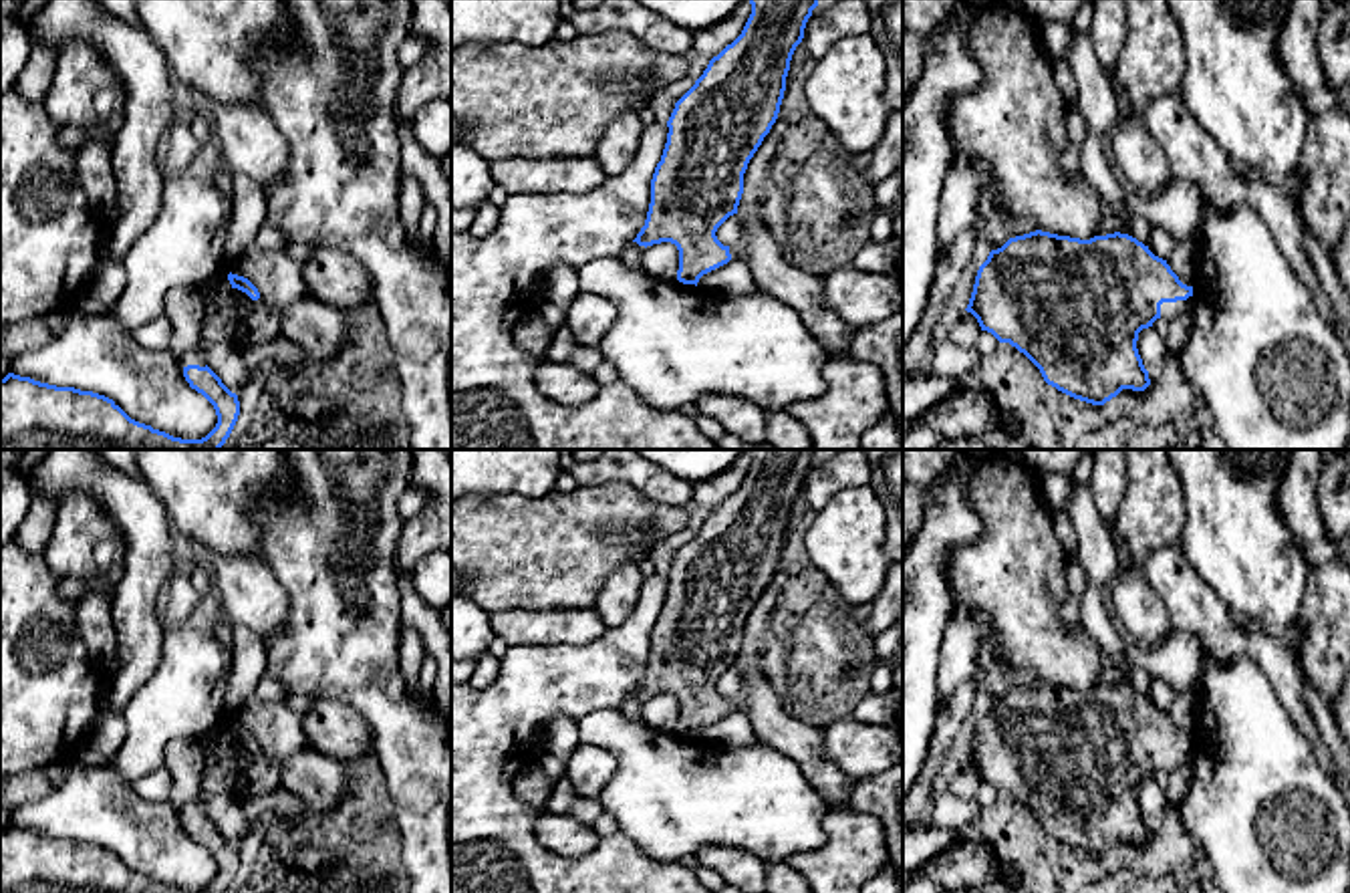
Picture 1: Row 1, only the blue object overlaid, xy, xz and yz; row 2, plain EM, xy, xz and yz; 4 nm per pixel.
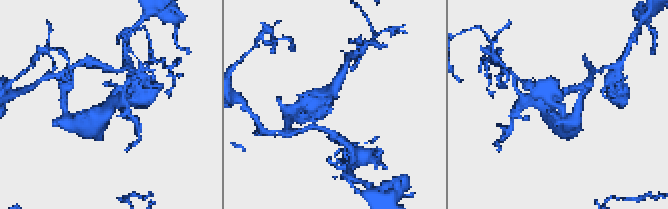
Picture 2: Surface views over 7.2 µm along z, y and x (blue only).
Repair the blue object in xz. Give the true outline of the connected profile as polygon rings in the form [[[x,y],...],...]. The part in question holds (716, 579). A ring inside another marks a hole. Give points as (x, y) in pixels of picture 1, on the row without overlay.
[[[750,450],[750,456],[752,466],[741,486],[709,512],[695,536],[675,554],[667,572],[667,595],[651,631],[647,671],[633,691],[645,699],[661,693],[675,695],[679,701],[677,734],[681,738],[693,740],[703,726],[729,712],[744,710],[744,695],[723,697],[715,683],[729,667],[737,665],[744,645],[744,625],[778,570],[790,512],[804,490],[806,474],[818,458],[818,450]]]

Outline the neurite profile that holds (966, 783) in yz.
[[[963,762],[961,770],[953,776],[947,790],[959,798],[975,798],[979,784],[981,778],[977,770],[971,764]]]

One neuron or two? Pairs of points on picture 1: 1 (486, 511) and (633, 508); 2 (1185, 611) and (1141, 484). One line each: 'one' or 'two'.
1: one
2: two

